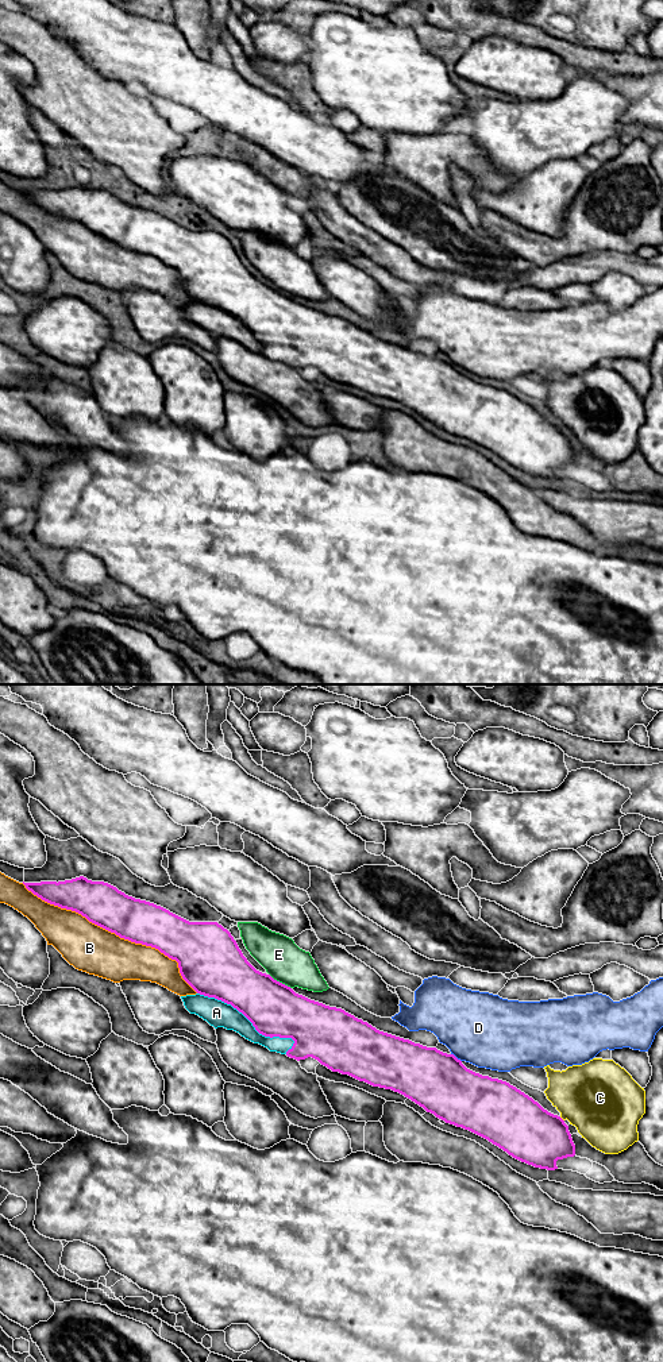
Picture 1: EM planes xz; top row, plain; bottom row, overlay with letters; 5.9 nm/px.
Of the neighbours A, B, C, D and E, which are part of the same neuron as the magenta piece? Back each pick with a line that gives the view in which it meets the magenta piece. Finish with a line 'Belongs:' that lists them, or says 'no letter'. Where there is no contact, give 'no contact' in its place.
A: xz
Belongs: A

